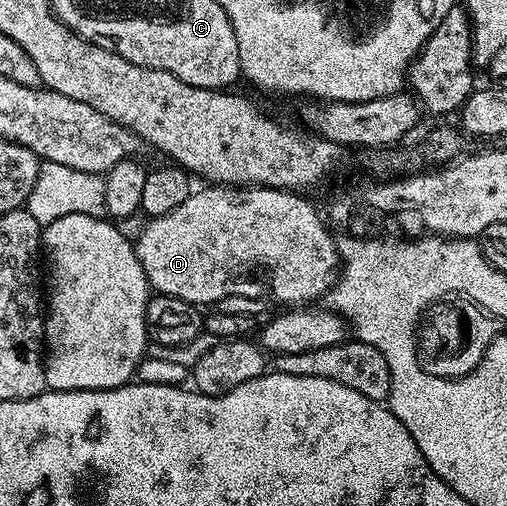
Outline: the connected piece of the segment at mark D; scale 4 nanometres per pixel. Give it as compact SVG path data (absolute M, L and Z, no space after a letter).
M202 186L199 190L191 191L190 196L184 202L180 202L180 206L176 206L176 210L172 210L163 216L155 216L147 219L146 225L142 228L142 233L139 234L138 240L134 244L134 252L140 258L140 266L144 266L144 274L146 281L150 284L151 289L155 293L171 296L172 298L180 298L184 302L195 306L203 306L202 304L217 305L219 300L223 300L226 296L253 296L261 297L262 284L258 280L253 280L252 277L246 276L250 272L250 267L267 268L274 277L270 280L270 288L274 291L274 296L279 300L282 306L306 306L317 298L325 297L326 293L334 287L340 275L340 257L338 255L338 245L335 237L330 237L331 229L318 217L318 212L305 199L305 195L288 192L284 188L267 188L265 186Z

